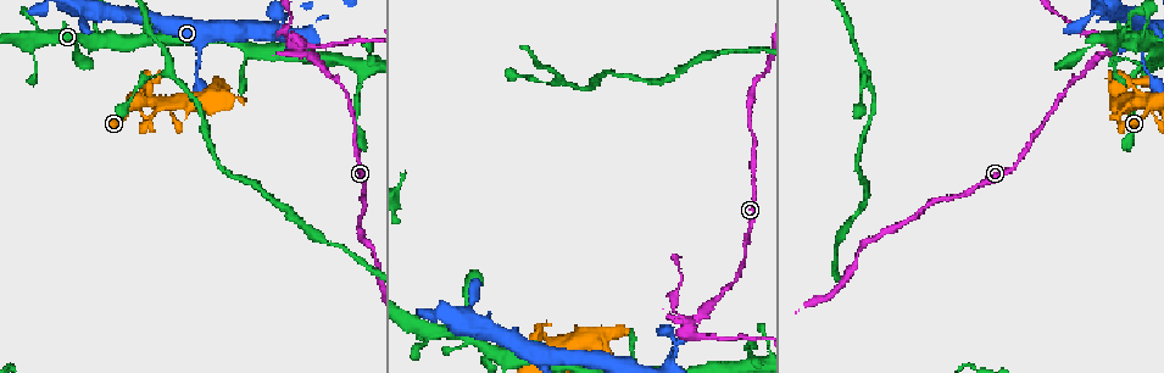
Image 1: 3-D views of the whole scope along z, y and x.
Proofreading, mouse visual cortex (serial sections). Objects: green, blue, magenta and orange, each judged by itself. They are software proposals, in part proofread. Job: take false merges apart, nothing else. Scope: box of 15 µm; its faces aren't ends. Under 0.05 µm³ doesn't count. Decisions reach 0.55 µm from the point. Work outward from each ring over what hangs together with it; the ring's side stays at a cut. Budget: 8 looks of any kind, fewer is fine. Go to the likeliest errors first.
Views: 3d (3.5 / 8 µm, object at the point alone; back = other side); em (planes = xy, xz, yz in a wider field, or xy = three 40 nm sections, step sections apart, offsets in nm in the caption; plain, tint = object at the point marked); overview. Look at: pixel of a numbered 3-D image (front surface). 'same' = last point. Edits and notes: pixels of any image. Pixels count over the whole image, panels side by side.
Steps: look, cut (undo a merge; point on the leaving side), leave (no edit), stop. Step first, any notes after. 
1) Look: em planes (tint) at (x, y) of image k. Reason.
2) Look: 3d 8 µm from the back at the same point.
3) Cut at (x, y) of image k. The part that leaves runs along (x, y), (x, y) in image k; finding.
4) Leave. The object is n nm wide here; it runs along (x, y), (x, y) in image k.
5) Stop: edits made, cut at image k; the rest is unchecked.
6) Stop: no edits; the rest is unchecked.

Look: 3d 8 µm at (689, 328) of image 1.

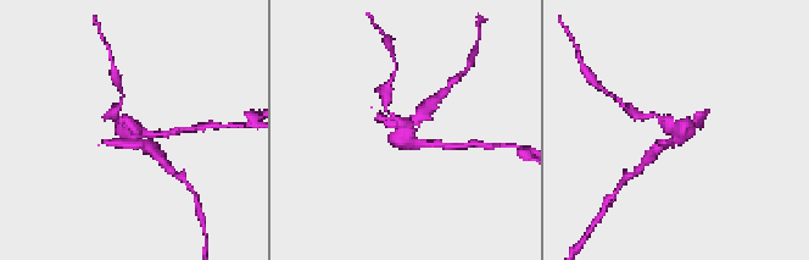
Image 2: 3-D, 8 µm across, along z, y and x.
Look: 3d 3.5 µm at (679, 134) of image 2.

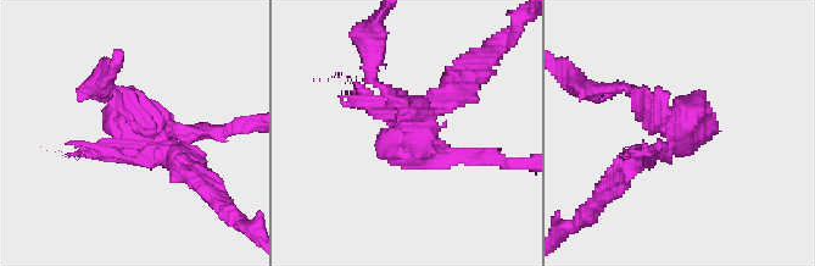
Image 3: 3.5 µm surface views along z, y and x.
Look: em planes (tint) at (675, 133) of image 3. Need the tissue.

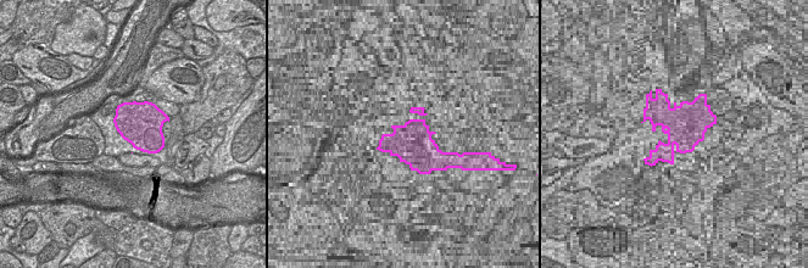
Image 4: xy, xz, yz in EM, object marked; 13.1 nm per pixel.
Cut at (420, 134) of image 3. Two cells meet here.

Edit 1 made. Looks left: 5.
Look: em xy step 3 (tint) at (1150, 106) of image 1. Sharp bend.

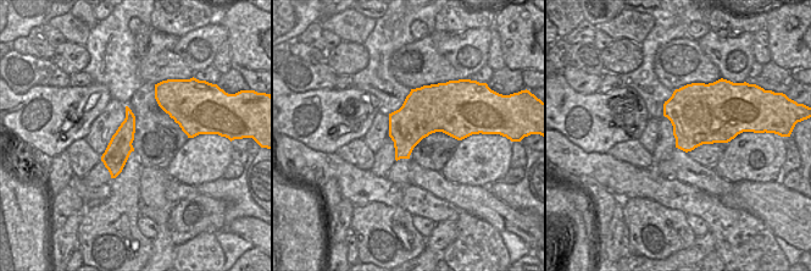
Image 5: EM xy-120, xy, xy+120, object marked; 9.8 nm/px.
Look: 3d 3.5 µm at the same point.

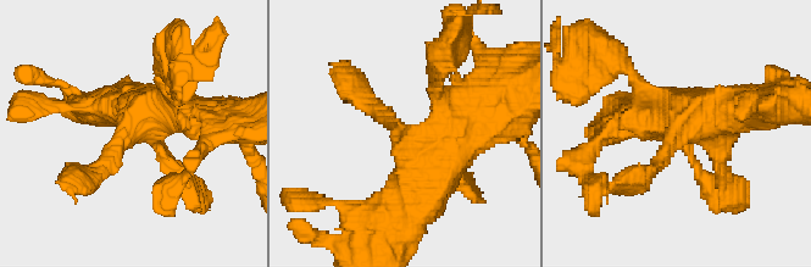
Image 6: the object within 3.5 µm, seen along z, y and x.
Leave. 3 arms meet here; the arms are 150, 250, 600 nm wide; it runs along (78, 181), (149, 113), (190, 113) in image 6; one cell here.

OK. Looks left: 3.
Look: 3d 3.5 µm at (245, 63) of image 1. Narrows sharply.

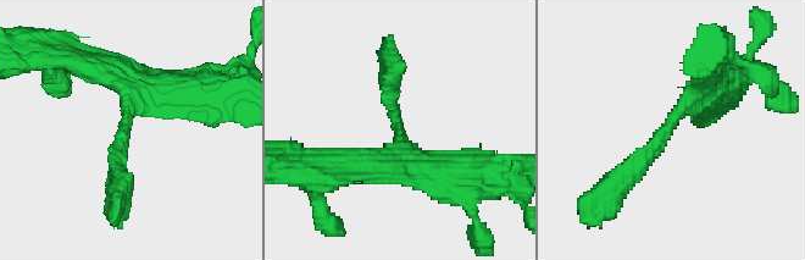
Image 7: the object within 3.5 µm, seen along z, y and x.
Look: em xy step 3 (tint) at (396, 121) of image 7. Now the EM.

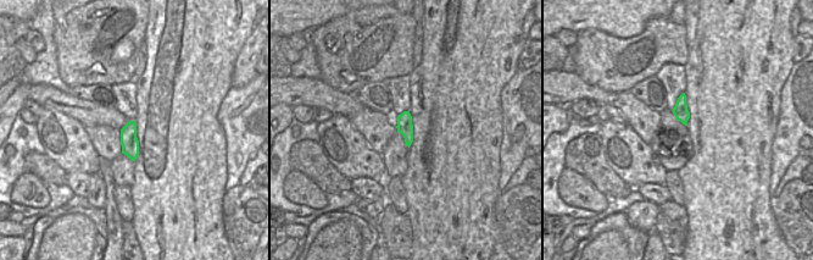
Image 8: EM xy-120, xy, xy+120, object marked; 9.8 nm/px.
Leave. It runs along (710, 71), (610, 195) in image 7; all the same cell.

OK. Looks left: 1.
Stop: edits made, cut at image 3; the rest is unchecked.

